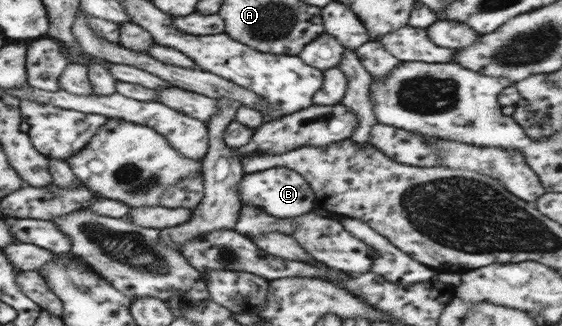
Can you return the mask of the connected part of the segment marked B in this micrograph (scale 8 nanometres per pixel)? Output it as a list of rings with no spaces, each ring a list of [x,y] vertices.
[[[271,168],[257,173],[245,173],[237,191],[243,204],[263,208],[265,213],[276,219],[294,218],[303,215],[319,205],[314,191],[302,175],[289,168]]]

